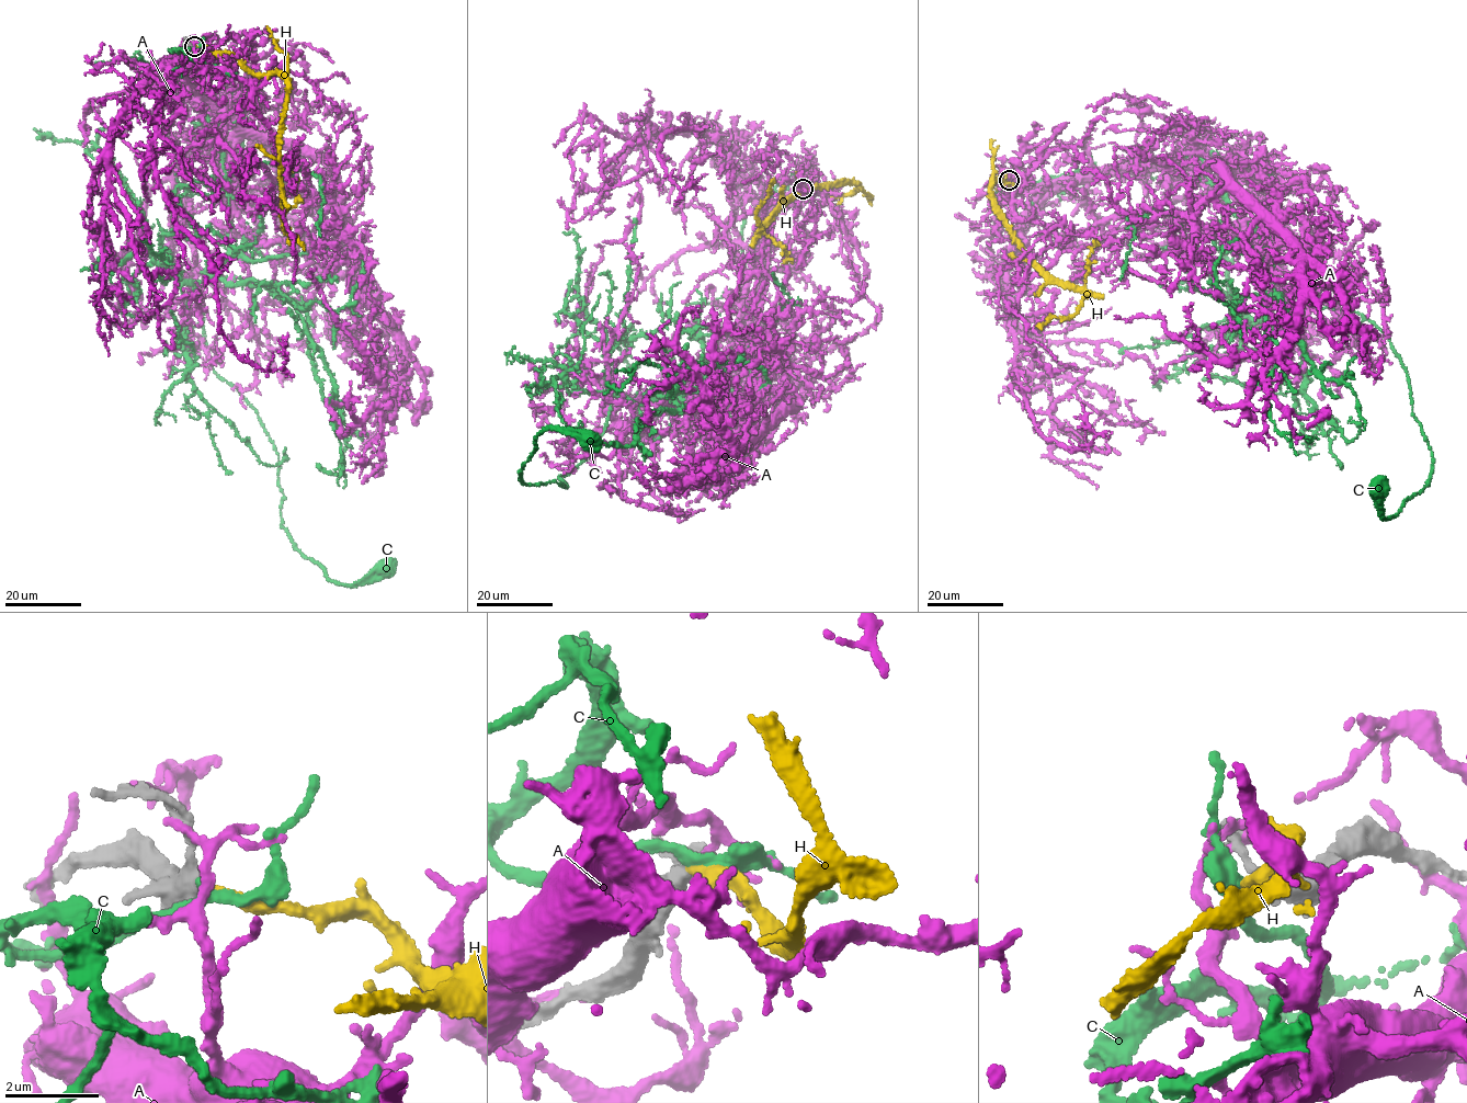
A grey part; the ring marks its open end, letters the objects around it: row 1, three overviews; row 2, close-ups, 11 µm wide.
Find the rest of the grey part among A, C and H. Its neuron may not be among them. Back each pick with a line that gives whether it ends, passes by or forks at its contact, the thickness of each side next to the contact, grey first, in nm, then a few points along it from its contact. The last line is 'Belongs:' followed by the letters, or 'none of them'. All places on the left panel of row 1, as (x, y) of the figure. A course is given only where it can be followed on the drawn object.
H: it ends; calibres 360 and 240 nm; course (194, 46), (230, 53), (257, 75), (276, 71), (285, 79), (282, 223), (290, 242), (296, 239), (304, 250)
Belongs: H

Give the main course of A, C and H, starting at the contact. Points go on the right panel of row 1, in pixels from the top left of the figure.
A: (1008, 177), (1004, 188), (1024, 194), (1058, 180), (1107, 171), (1202, 161), (1215, 168), (1216, 163)
C: (1008, 180), (1189, 166), (1221, 192), (1292, 313), (1365, 317), (1399, 357), (1432, 468), (1387, 519), (1374, 490)
H: (1008, 180), (992, 185), (992, 209), (1023, 253), (1084, 294), (1080, 310), (1042, 329)

